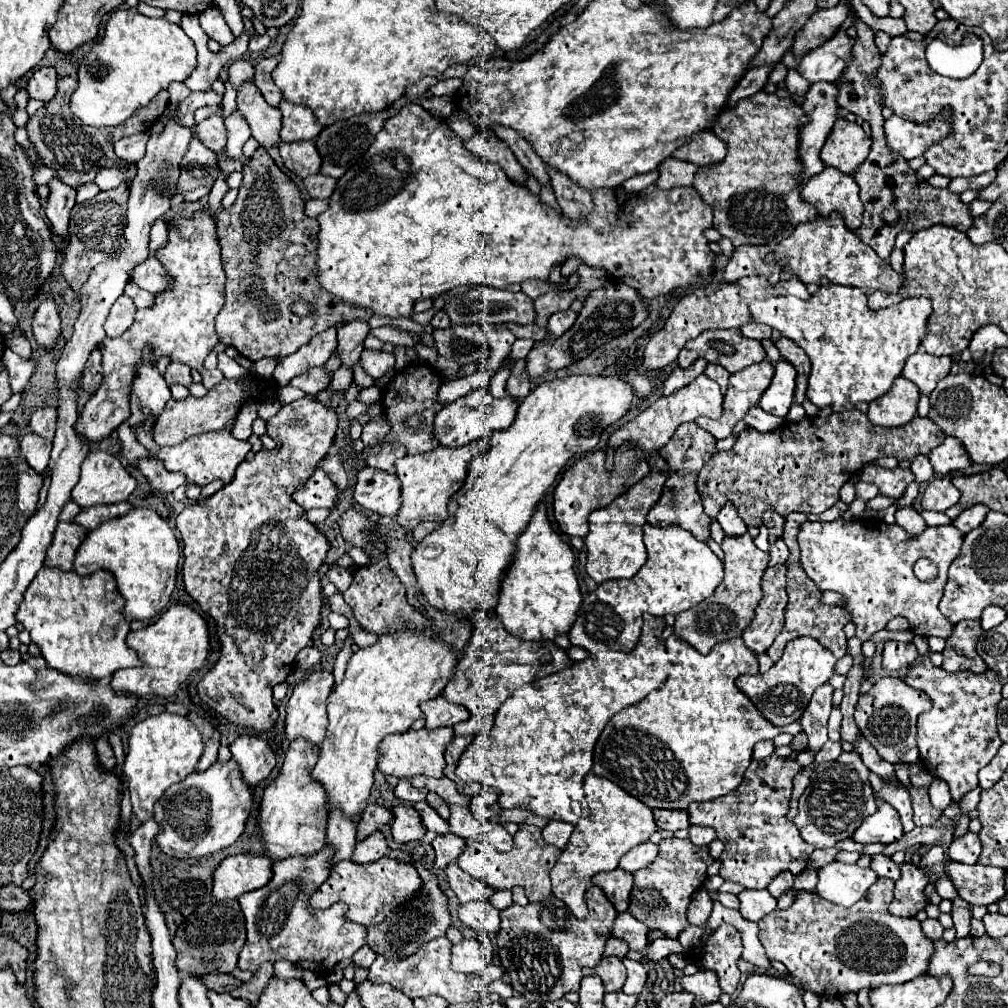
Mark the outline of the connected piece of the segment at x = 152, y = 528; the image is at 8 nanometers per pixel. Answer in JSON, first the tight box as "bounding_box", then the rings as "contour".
{"bounding_box":[74,508,180,620],"contour":[[[132,508],[120,518],[112,518],[98,528],[90,530],[86,540],[76,550],[74,570],[110,570],[116,578],[118,592],[126,600],[124,616],[128,620],[152,620],[158,616],[166,606],[176,588],[176,572],[178,572],[178,552],[180,544],[172,532],[172,528],[150,508]]]}

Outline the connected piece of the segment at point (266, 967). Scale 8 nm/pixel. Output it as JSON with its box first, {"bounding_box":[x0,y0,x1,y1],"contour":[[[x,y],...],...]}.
{"bounding_box":[230,964,274,1006],"contour":[[[262,964],[248,982],[244,982],[240,988],[232,990],[230,994],[232,994],[232,996],[240,996],[240,998],[244,998],[244,1000],[250,1000],[252,1006],[256,1006],[258,996],[260,996],[260,992],[262,992],[262,988],[268,984],[268,980],[272,978],[272,974],[274,974],[274,966],[272,966],[272,964]]]}

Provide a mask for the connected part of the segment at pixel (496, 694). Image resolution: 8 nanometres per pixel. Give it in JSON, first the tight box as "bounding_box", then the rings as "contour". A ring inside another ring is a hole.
{"bounding_box":[444,610,572,736],"contour":[[[478,610],[472,614],[472,622],[474,622],[474,632],[464,648],[464,658],[460,660],[454,678],[444,688],[444,696],[450,702],[456,702],[470,712],[468,720],[454,726],[456,736],[464,736],[464,734],[476,736],[490,732],[496,710],[520,684],[532,682],[536,678],[544,678],[572,664],[566,652],[558,648],[552,640],[548,640],[548,644],[532,644],[530,640],[516,640],[516,636],[504,630],[504,626],[496,616],[486,616],[484,612]],[[484,658],[486,664],[482,664]]]}

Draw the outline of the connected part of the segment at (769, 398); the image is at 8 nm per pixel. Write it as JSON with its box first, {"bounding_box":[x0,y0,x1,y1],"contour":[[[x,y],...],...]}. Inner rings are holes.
{"bounding_box":[760,358,796,418],"contour":[[[780,358],[774,364],[774,378],[768,390],[760,398],[760,408],[768,414],[784,418],[794,400],[794,384],[796,384],[796,368]]]}

